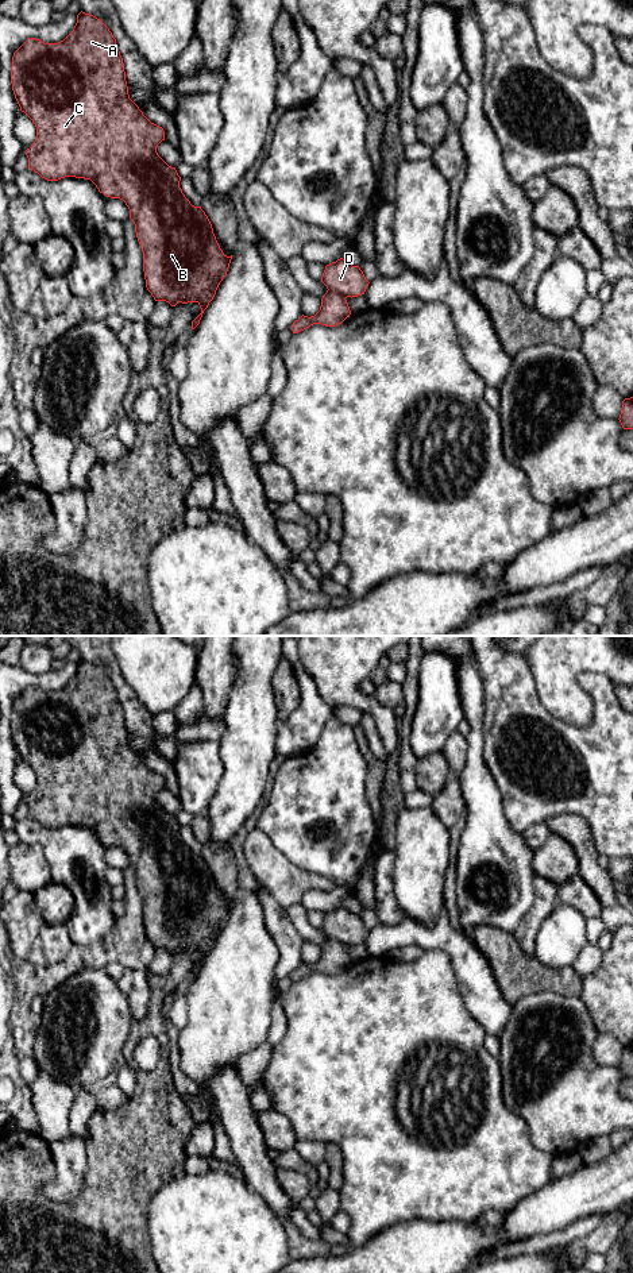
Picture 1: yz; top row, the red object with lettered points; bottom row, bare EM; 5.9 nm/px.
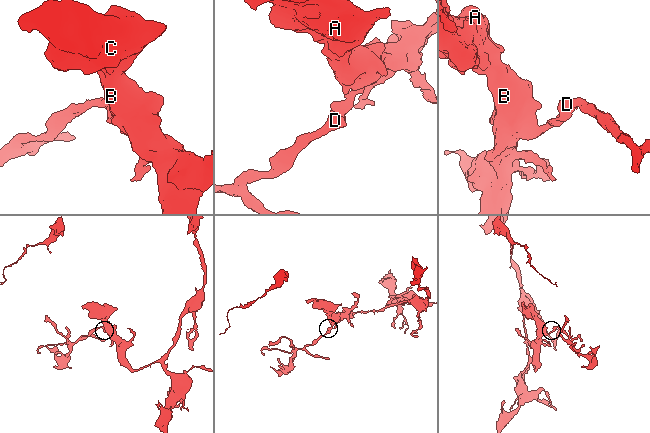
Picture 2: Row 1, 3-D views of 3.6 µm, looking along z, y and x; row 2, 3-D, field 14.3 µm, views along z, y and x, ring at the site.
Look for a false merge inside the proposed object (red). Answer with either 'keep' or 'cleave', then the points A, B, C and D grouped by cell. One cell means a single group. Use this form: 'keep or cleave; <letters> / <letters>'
cleave; A B C / D

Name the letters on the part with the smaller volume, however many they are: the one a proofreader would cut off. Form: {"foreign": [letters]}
{"foreign": ["D"]}

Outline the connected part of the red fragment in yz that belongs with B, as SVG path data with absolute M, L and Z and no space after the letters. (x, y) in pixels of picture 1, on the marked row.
M81 11L77 15L77 23L73 31L63 40L58 43L45 43L40 39L28 38L13 53L11 66L11 84L20 111L24 112L36 127L36 139L31 144L31 147L26 150L26 155L28 158L28 169L34 170L47 181L58 181L65 177L90 180L96 185L99 192L104 196L123 200L130 209L130 219L135 224L136 238L143 251L143 271L147 290L151 293L155 301L166 301L171 306L175 306L178 302L197 302L201 308L201 313L192 321L192 329L194 329L200 324L204 310L213 300L220 282L227 275L232 255L227 256L220 248L213 234L212 224L201 207L192 205L182 193L182 189L180 188L181 177L178 175L175 167L169 166L158 155L157 147L162 140L165 140L165 131L162 127L151 123L139 109L139 107L130 99L123 58L117 49L116 39L113 38L109 28L96 16Z

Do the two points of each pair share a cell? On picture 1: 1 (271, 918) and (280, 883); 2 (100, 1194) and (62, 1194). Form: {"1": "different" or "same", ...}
{"1": "different", "2": "different"}

